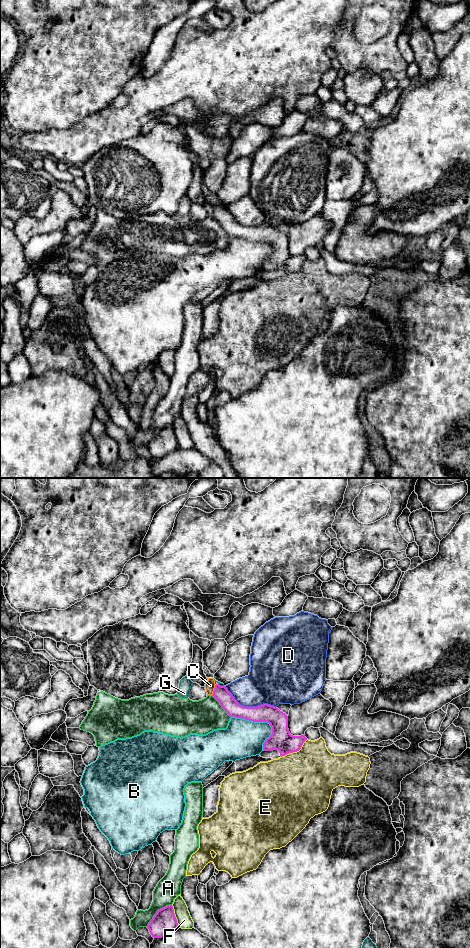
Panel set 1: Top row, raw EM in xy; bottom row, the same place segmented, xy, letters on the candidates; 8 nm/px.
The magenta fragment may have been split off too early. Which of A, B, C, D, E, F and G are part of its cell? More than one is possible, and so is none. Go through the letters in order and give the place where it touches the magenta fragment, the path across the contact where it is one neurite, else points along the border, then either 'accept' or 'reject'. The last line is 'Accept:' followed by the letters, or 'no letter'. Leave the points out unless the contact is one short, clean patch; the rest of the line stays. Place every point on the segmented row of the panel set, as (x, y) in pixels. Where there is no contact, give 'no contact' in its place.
A: meets magenta in xy at (157, 912); reject
B: meets magenta in xy at (263, 721); reject
C: meets magenta in xy at (214, 690); border along xy (215, 685), (212, 695); reject
D: meets magenta in xy at (249, 707); reject
E: meets magenta in xy at (295, 751); reject
F: meets magenta in xy at (174, 916); reject
G: meets magenta in xy at (221, 686); reject
Accept: no letter

